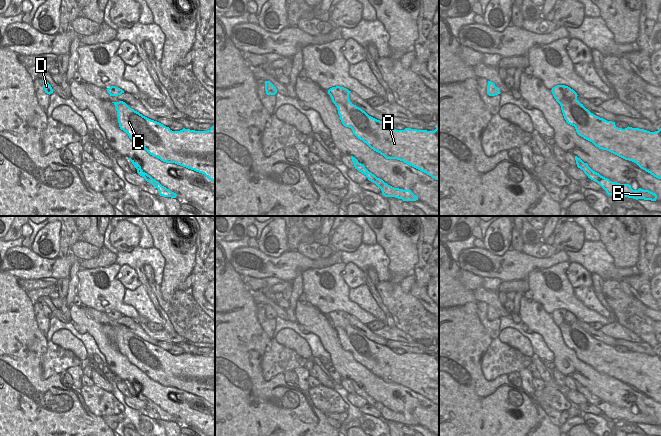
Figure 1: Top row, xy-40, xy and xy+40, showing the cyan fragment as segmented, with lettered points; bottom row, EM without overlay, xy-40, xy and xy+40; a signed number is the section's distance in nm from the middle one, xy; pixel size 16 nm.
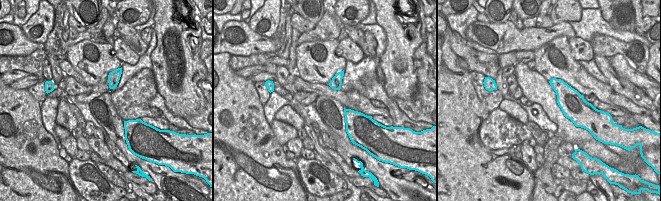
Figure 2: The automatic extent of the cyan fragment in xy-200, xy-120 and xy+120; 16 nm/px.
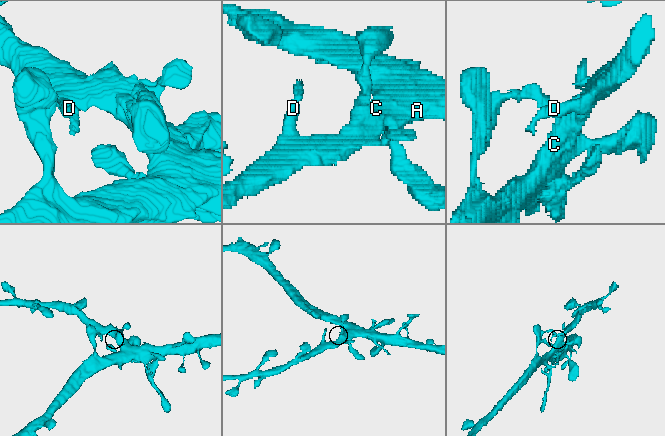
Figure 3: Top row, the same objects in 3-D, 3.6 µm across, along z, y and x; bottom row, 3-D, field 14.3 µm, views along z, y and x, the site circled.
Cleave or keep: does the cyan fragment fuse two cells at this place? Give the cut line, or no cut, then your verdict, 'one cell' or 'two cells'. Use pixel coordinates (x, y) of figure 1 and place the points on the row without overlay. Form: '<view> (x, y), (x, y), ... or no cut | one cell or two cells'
no cut | one cell

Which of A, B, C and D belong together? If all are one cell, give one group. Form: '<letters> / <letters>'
A B C D

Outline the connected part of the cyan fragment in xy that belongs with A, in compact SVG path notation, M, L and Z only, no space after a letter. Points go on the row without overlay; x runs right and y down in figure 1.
M340 310L332 311L328 314L332 326L337 331L342 348L351 352L358 363L386 383L403 385L439 405L439 349L434 355L409 352L396 354L389 347L369 340L361 332L354 329L349 323L350 316L348 313Z

